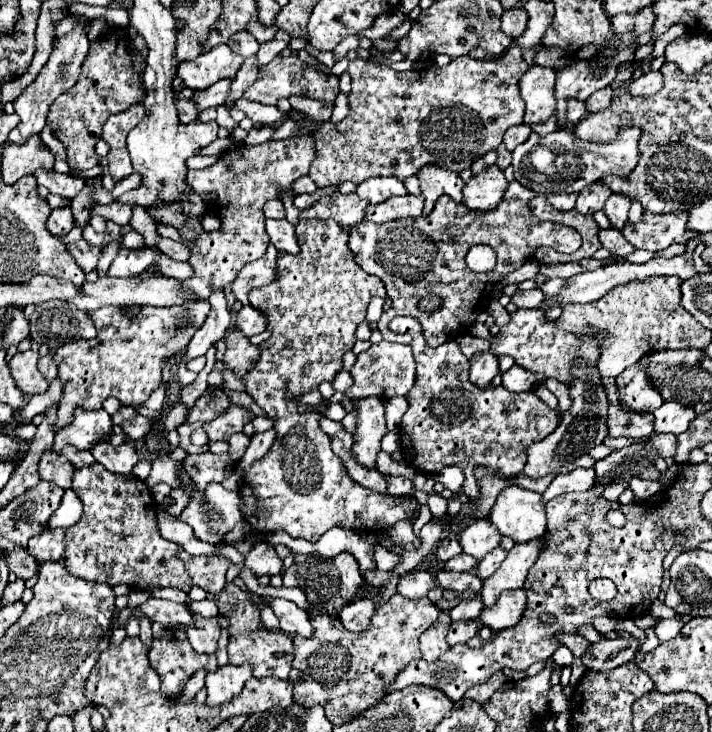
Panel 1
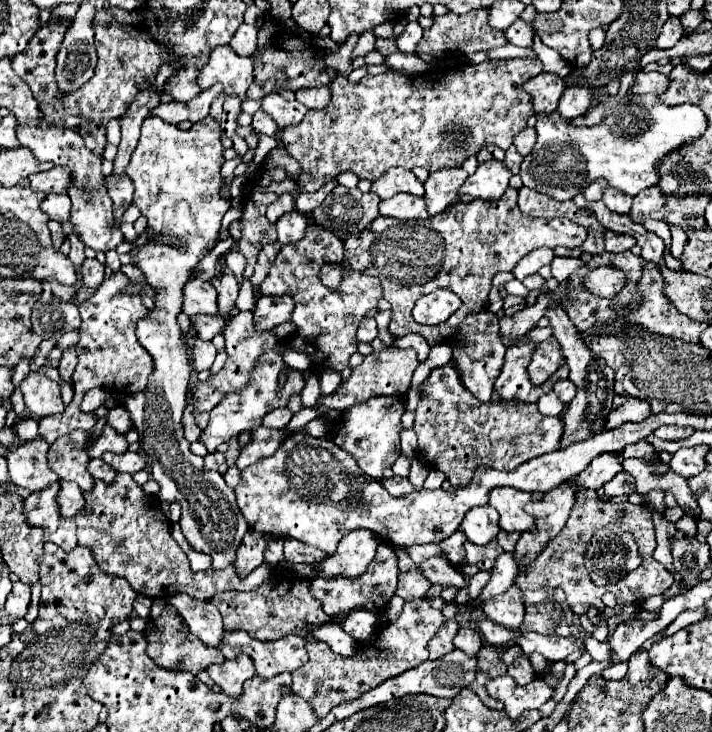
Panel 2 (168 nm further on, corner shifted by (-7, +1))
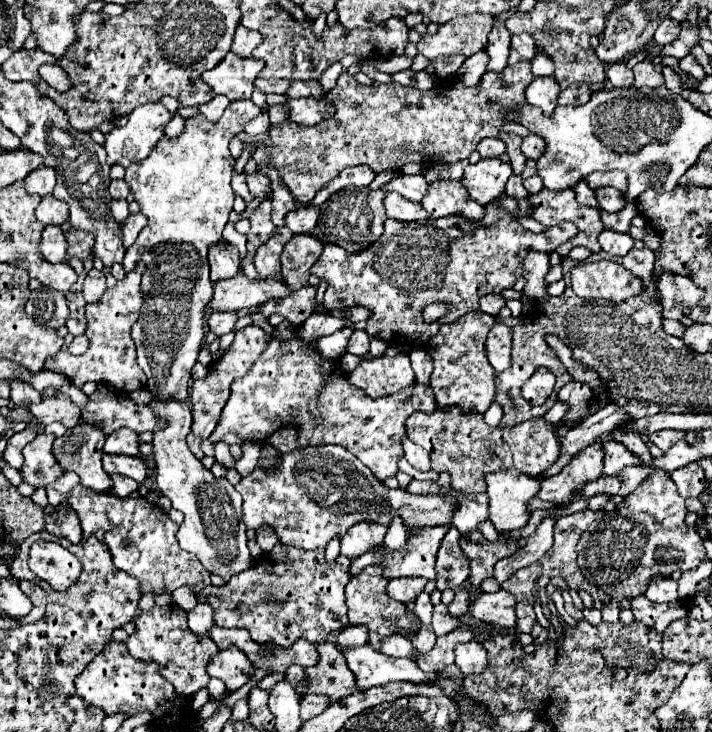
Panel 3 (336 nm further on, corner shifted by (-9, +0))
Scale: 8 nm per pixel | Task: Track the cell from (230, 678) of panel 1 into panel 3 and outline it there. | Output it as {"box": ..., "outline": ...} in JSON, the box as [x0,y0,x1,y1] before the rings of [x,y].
{"box":[208,646,254,692],"outline":[[[228,646],[226,650],[220,650],[208,664],[208,674],[212,678],[220,678],[230,692],[250,682],[252,672],[254,672],[252,662],[236,646]]]}

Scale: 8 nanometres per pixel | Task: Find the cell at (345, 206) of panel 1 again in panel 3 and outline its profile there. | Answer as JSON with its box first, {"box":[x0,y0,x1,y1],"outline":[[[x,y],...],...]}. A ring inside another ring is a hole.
{"box":[316,186,386,252],"outline":[[[350,186],[350,188],[336,192],[334,196],[330,196],[330,200],[326,200],[320,206],[322,216],[316,224],[316,236],[320,240],[324,240],[326,244],[338,244],[340,248],[344,248],[348,252],[366,250],[384,232],[384,220],[386,220],[386,210],[382,204],[384,194],[386,192],[382,192],[382,190],[356,188],[356,186]],[[356,220],[360,220],[360,224]],[[364,220],[366,220],[366,224],[364,224]]]}

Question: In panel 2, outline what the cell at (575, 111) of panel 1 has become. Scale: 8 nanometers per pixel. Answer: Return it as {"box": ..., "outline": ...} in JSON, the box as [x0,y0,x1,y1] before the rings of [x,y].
{"box":[558,87,592,119],"outline":[[[568,87],[560,97],[558,111],[562,117],[572,119],[586,115],[590,107],[592,107],[592,91],[588,91],[588,87]]]}

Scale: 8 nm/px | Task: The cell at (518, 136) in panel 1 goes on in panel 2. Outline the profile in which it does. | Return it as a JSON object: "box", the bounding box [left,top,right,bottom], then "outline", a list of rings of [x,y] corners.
{"box":[514,127,536,155],"outline":[[[526,127],[522,129],[516,137],[514,137],[514,147],[518,149],[520,155],[528,155],[528,151],[532,151],[536,143],[536,131],[532,127]]]}

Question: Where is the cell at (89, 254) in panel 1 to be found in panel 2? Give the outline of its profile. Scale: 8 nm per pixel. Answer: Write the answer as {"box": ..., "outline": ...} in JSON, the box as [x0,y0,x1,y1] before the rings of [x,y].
{"box":[80,259,104,287],"outline":[[[84,259],[80,275],[84,279],[84,285],[98,287],[104,281],[104,263],[100,263],[98,259]]]}

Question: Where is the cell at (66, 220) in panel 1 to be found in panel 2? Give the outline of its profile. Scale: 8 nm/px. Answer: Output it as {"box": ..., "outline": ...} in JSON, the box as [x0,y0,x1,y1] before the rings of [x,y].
{"box":[48,221,64,249],"outline":[[[50,221],[48,223],[48,229],[50,229],[50,233],[52,233],[52,241],[54,241],[54,247],[56,249],[60,249],[60,245],[64,243],[64,231],[62,231],[62,223],[56,223],[56,221]]]}

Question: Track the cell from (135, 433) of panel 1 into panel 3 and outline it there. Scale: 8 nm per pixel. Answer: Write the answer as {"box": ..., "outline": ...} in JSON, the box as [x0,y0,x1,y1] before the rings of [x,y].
{"box":[54,424,112,492],"outline":[[[78,424],[54,442],[54,456],[64,470],[80,476],[80,482],[94,492],[112,488],[110,476],[102,468],[102,446],[106,436],[90,424]]]}

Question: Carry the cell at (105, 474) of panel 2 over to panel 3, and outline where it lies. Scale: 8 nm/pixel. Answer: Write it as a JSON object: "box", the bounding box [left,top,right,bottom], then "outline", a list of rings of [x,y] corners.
{"box":[112,476,140,496],"outline":[[[112,476],[112,482],[114,482],[112,492],[114,492],[116,496],[130,496],[134,490],[140,488],[138,482],[136,482],[136,488],[134,488],[134,480],[130,480],[130,478],[126,478],[126,476]]]}

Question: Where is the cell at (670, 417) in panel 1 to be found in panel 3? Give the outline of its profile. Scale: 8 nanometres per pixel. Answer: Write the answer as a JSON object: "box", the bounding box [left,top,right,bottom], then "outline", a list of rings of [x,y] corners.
{"box":[648,430,684,450],"outline":[[[662,430],[662,432],[652,432],[652,434],[648,434],[648,440],[650,440],[650,442],[654,442],[660,450],[666,450],[666,448],[670,448],[674,442],[682,440],[682,436],[684,436],[684,432]]]}

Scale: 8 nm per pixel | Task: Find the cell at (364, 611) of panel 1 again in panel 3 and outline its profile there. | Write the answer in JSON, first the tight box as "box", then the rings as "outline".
{"box":[336,626,366,650],"outline":[[[348,626],[344,628],[338,636],[336,636],[336,648],[338,650],[348,650],[348,648],[356,648],[366,644],[366,628],[356,628],[356,626]]]}

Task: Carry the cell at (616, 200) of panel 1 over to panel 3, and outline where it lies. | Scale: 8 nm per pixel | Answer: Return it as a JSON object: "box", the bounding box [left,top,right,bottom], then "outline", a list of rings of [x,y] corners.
{"box":[594,188,626,212],"outline":[[[596,188],[594,196],[596,196],[598,204],[600,204],[600,210],[606,210],[606,212],[618,212],[618,210],[622,210],[626,206],[624,198],[614,188]]]}

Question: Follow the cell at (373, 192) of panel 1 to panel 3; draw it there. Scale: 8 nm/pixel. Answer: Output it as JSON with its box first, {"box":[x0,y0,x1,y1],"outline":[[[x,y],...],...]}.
{"box":[382,174,428,202],"outline":[[[418,174],[418,176],[398,176],[390,184],[384,184],[382,190],[384,192],[394,190],[400,196],[408,198],[410,202],[420,202],[424,198],[426,190],[428,190],[428,182],[424,180],[422,174]]]}

